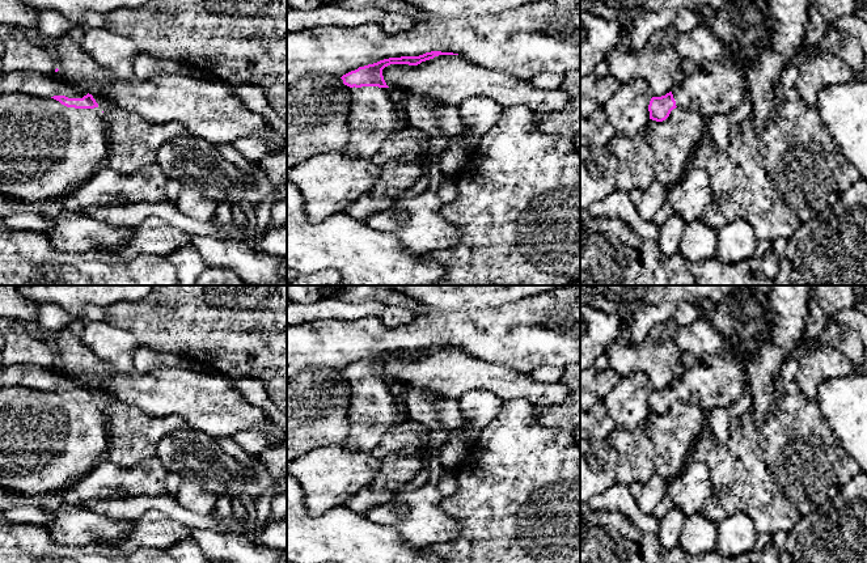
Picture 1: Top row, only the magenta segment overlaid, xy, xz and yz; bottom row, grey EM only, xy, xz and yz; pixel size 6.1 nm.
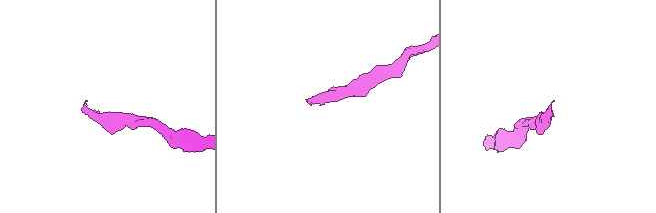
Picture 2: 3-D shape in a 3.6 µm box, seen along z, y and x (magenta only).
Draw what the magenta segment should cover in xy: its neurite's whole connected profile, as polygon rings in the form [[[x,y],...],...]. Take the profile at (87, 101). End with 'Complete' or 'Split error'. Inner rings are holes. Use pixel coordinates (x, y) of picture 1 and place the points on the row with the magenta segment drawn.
[[[56,68],[52,73],[38,71],[13,71],[0,73],[0,92],[24,93],[41,98],[54,98],[67,107],[94,109],[98,103],[86,93],[64,79]]]. Split error

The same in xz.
[[[431,51],[419,56],[401,56],[380,60],[373,64],[359,67],[343,75],[341,79],[348,86],[350,113],[348,113],[348,140],[342,151],[351,158],[371,158],[382,147],[385,140],[397,131],[399,114],[396,103],[390,100],[389,86],[386,85],[382,69],[390,64],[418,65],[422,62],[434,59],[439,55],[458,55],[453,52]]]. Split error

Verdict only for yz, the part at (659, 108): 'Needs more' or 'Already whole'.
Needs more

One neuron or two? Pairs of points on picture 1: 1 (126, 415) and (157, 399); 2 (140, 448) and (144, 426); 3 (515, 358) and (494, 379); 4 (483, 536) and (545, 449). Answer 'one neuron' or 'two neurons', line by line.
1: two neurons
2: one neuron
3: two neurons
4: one neuron

